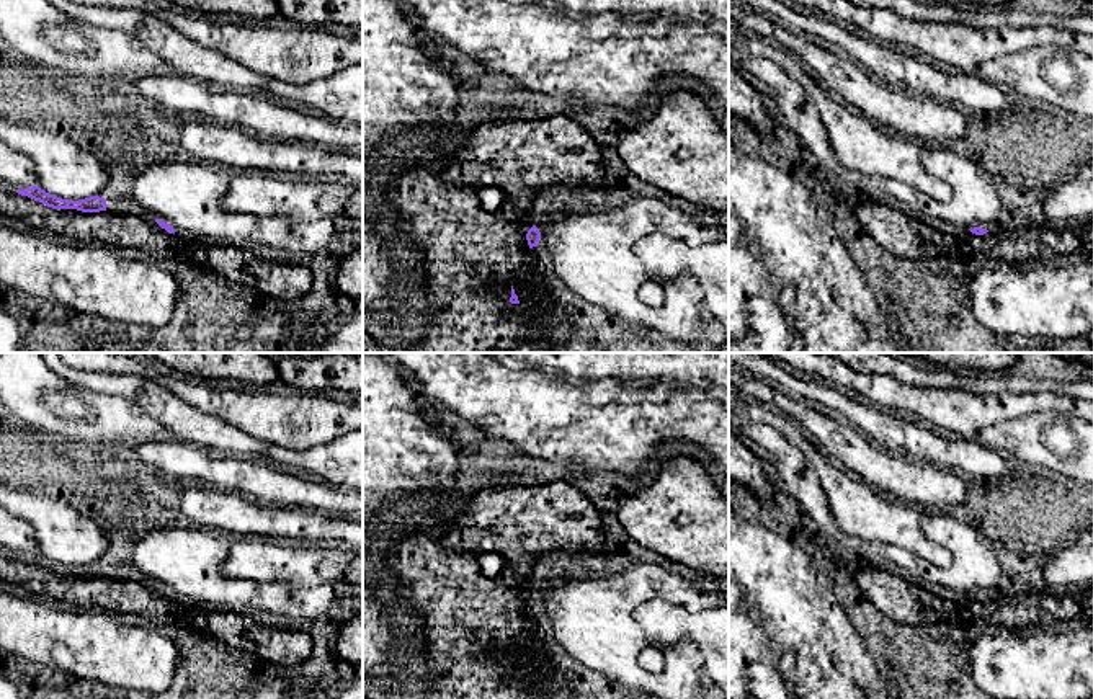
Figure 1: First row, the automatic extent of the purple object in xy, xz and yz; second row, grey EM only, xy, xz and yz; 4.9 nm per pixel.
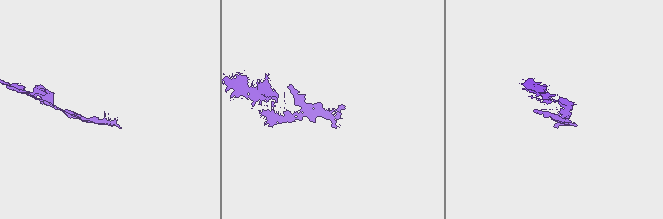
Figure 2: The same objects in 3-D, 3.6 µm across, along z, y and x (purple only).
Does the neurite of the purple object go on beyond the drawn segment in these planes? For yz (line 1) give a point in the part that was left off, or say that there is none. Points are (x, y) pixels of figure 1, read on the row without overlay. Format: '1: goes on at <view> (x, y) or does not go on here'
1: does not go on here

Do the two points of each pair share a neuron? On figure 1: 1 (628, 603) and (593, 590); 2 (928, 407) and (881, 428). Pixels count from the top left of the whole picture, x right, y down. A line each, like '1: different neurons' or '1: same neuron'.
1: same neuron
2: different neurons

